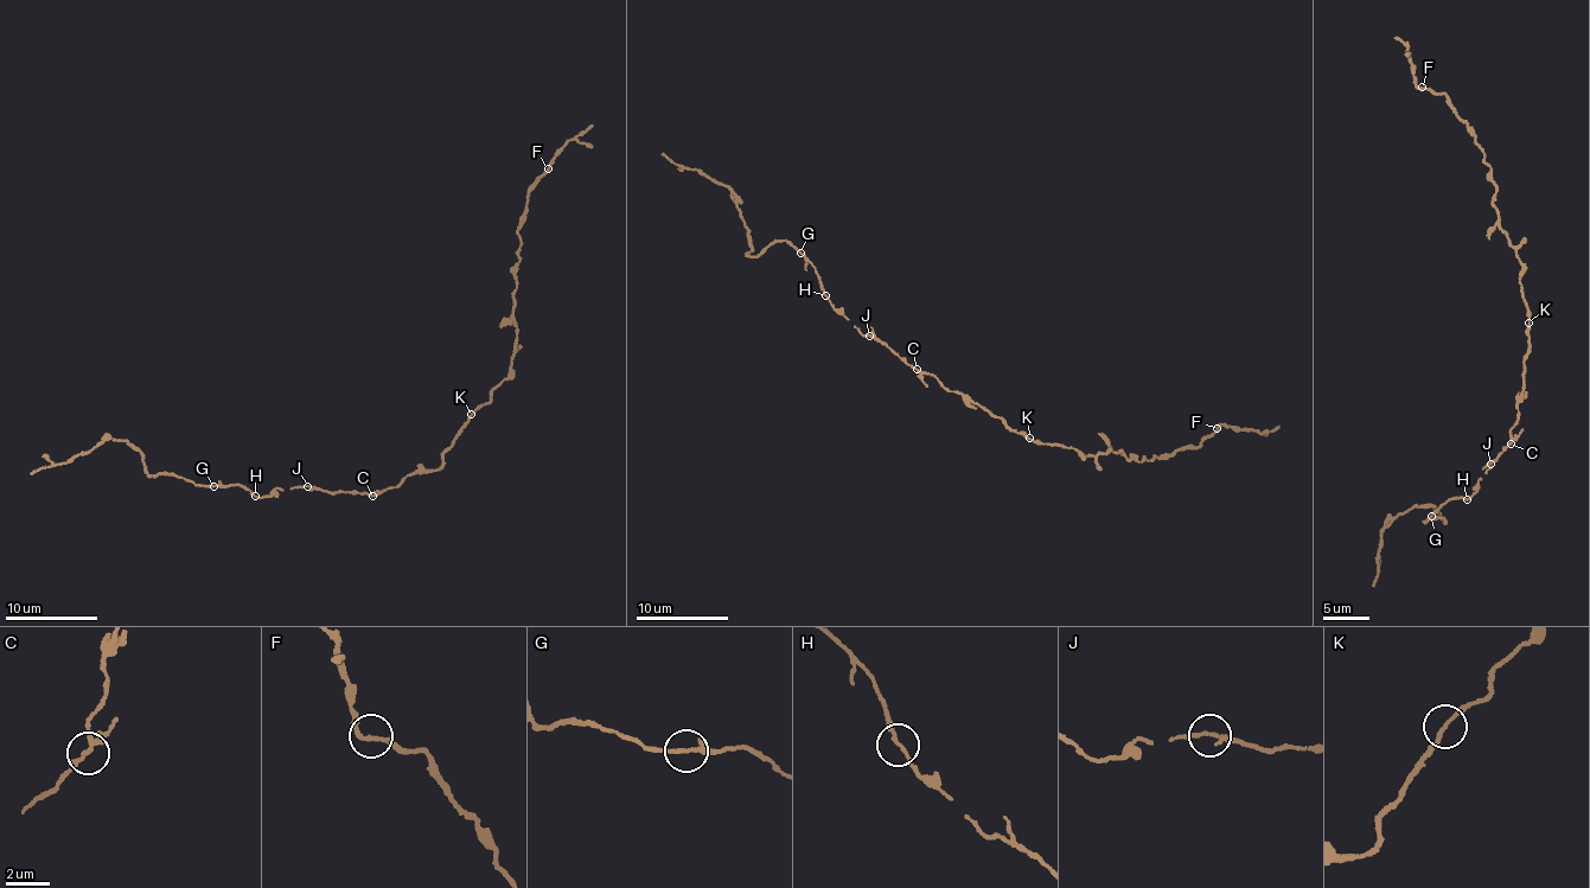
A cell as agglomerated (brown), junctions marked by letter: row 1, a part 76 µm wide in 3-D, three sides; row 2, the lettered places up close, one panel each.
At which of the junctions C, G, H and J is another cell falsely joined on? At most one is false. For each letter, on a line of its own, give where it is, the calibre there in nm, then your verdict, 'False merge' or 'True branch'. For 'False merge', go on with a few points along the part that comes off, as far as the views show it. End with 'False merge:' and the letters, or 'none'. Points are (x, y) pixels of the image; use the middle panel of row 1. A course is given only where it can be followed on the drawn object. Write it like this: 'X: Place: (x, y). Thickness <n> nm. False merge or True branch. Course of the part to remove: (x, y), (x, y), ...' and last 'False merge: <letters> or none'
C: Place: (917, 369). Thickness 130 nm. True branch
G: Place: (800, 253). Thickness 140 nm. True branch
H: Place: (825, 295). Thickness 140 nm. True branch
J: Place: (869, 336). Thickness 150 nm. True branch
False merge: none

